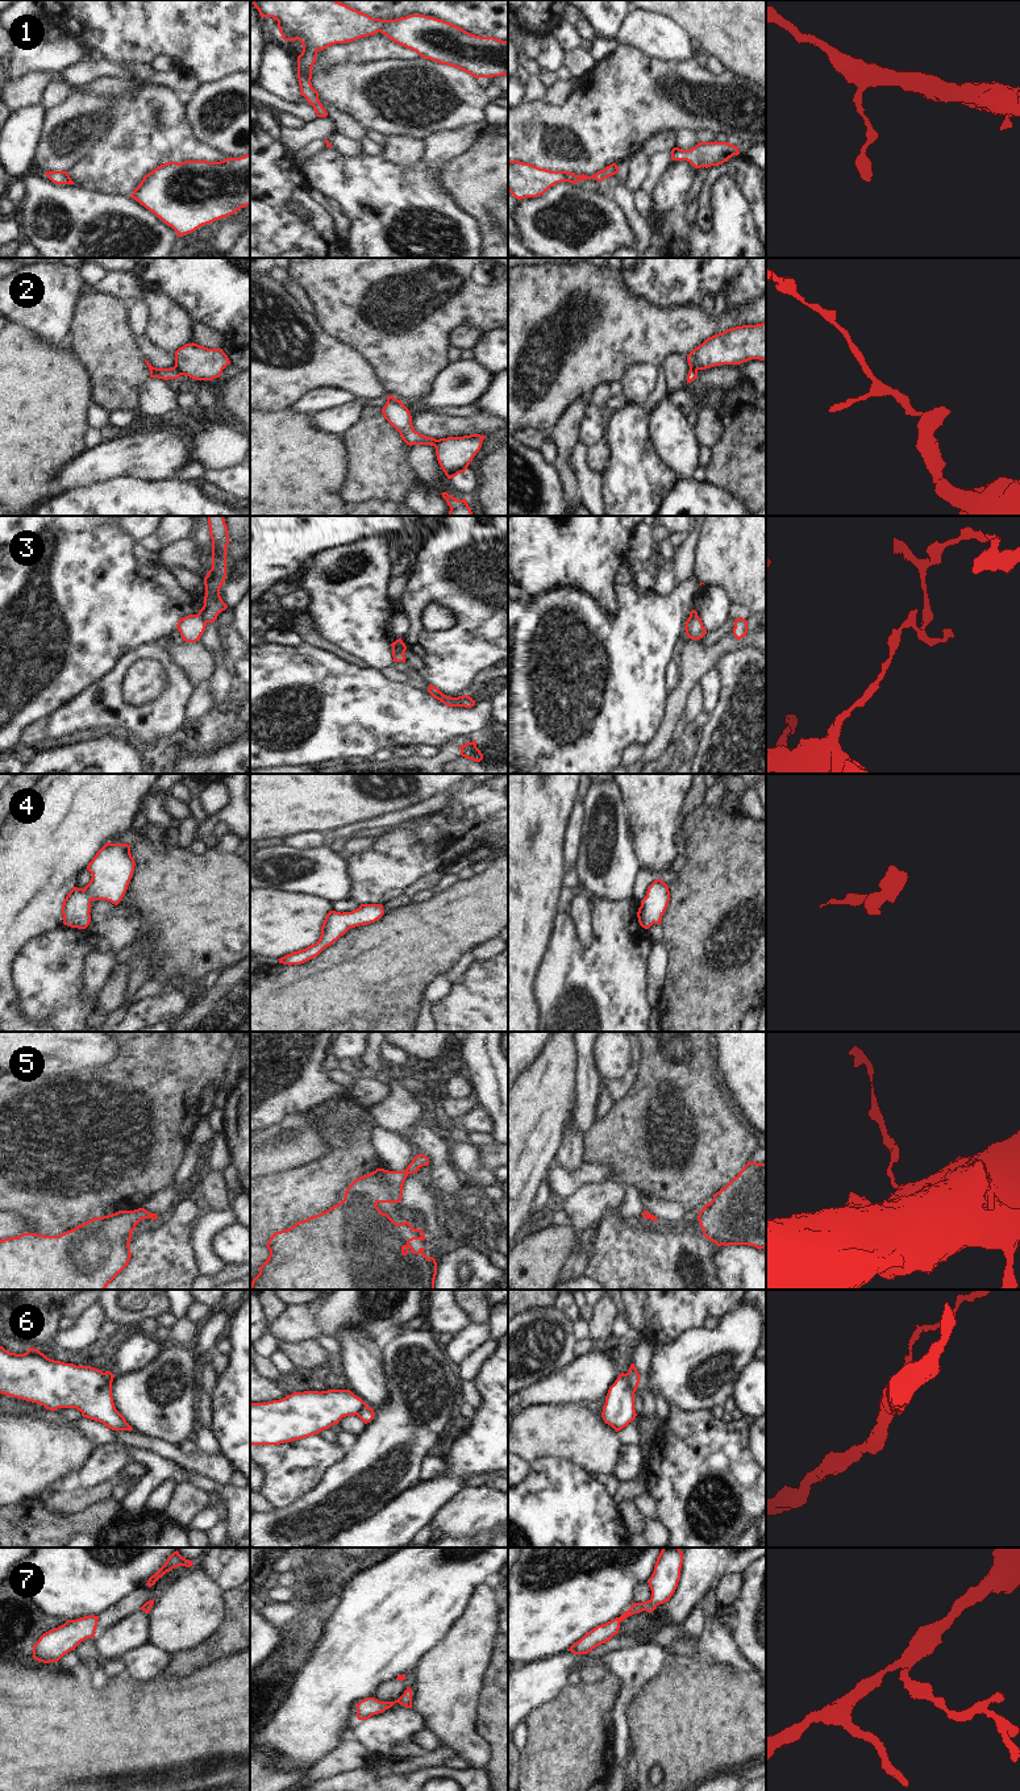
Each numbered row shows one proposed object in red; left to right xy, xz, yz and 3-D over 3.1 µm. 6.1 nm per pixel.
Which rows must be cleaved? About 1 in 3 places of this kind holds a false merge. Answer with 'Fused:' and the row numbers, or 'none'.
Fused: 2, 3, 6

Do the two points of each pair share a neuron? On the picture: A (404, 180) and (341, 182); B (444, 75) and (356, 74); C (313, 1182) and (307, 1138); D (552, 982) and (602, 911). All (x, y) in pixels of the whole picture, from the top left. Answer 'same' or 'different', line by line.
A: same
B: same
C: different
D: same

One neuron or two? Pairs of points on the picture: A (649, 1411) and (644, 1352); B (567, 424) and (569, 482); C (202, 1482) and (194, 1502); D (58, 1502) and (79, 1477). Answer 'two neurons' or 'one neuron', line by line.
A: one neuron
B: one neuron
C: two neurons
D: two neurons

